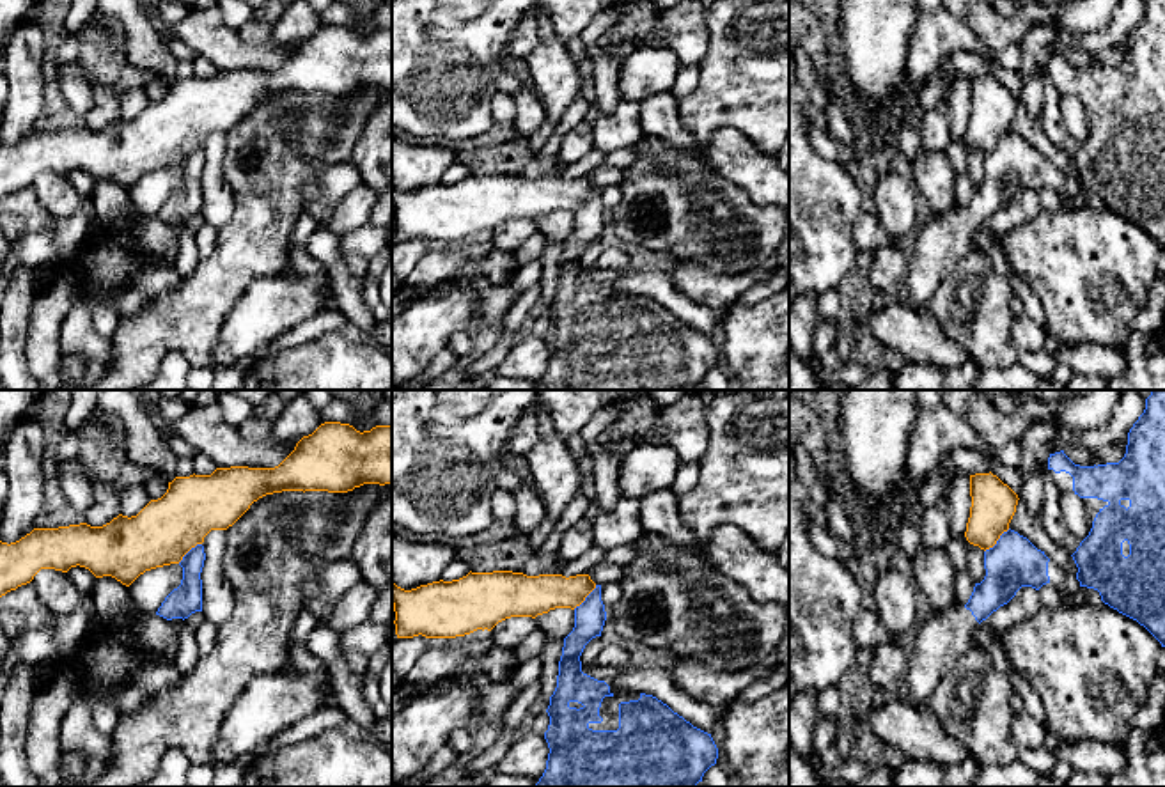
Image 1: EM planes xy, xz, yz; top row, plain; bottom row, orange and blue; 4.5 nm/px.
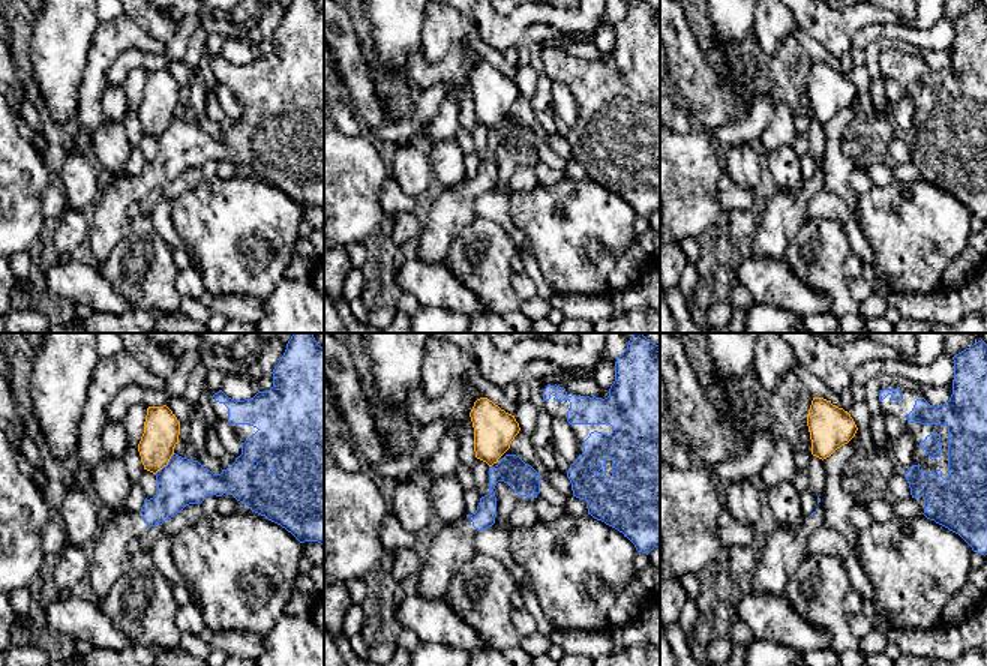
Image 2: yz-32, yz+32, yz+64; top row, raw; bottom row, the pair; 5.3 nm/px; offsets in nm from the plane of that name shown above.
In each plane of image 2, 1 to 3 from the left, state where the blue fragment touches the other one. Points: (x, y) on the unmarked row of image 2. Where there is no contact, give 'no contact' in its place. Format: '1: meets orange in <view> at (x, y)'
1: meets orange in yz-32 at (165, 129)
2: no contact
3: no contact

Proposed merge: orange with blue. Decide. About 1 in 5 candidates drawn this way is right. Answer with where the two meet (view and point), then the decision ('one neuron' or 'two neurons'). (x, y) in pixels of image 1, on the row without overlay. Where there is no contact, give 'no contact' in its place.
yz (997, 142) | two neurons

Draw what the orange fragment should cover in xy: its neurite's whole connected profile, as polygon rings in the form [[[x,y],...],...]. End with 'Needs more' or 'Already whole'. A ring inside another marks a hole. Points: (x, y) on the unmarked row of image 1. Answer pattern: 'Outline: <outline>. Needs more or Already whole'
Outline: [[[324,25],[303,39],[294,53],[275,71],[231,69],[211,78],[176,80],[167,96],[151,103],[137,119],[119,117],[103,129],[87,126],[34,131],[16,145],[0,144],[0,200],[27,188],[41,172],[67,175],[85,170],[96,181],[112,179],[129,190],[145,174],[179,167],[183,160],[204,145],[211,133],[232,129],[254,105],[282,94],[348,96],[364,87],[392,87],[392,28],[356,34],[349,27]]]. Already whole

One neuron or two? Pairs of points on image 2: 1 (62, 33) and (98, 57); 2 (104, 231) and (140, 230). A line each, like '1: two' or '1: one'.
1: two
2: two

